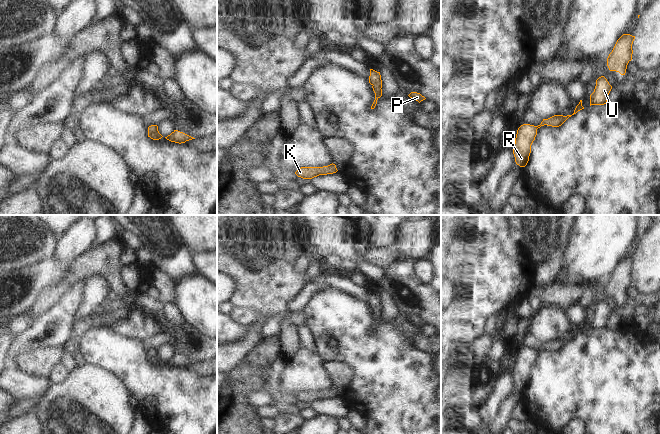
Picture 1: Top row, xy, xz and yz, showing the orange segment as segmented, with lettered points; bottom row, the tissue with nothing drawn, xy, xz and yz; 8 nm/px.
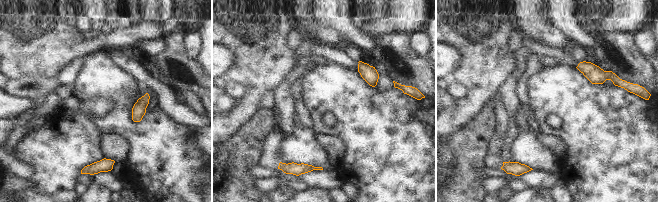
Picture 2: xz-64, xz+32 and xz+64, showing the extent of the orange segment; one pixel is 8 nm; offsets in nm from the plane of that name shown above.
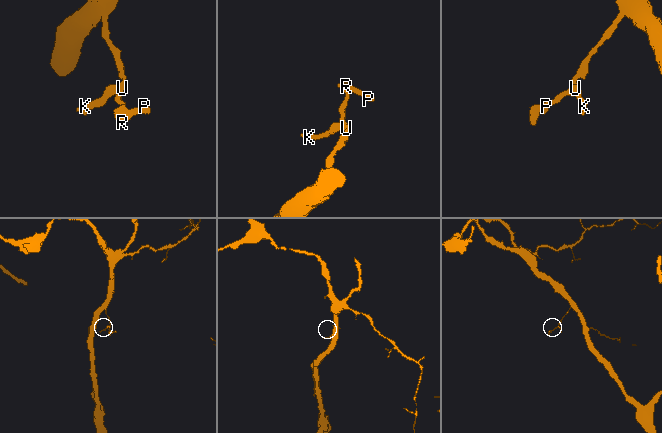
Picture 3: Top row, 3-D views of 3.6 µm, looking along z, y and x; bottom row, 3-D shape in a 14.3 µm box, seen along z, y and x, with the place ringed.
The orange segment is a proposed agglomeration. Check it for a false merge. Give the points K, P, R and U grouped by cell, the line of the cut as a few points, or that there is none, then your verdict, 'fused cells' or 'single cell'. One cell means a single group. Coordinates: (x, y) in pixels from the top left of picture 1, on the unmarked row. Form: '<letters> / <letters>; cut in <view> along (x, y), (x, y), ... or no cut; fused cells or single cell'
K P R U; no cut; single cell

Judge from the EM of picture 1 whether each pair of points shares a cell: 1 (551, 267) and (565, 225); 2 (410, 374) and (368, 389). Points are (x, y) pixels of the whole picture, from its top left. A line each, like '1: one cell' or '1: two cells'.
1: one cell
2: one cell

